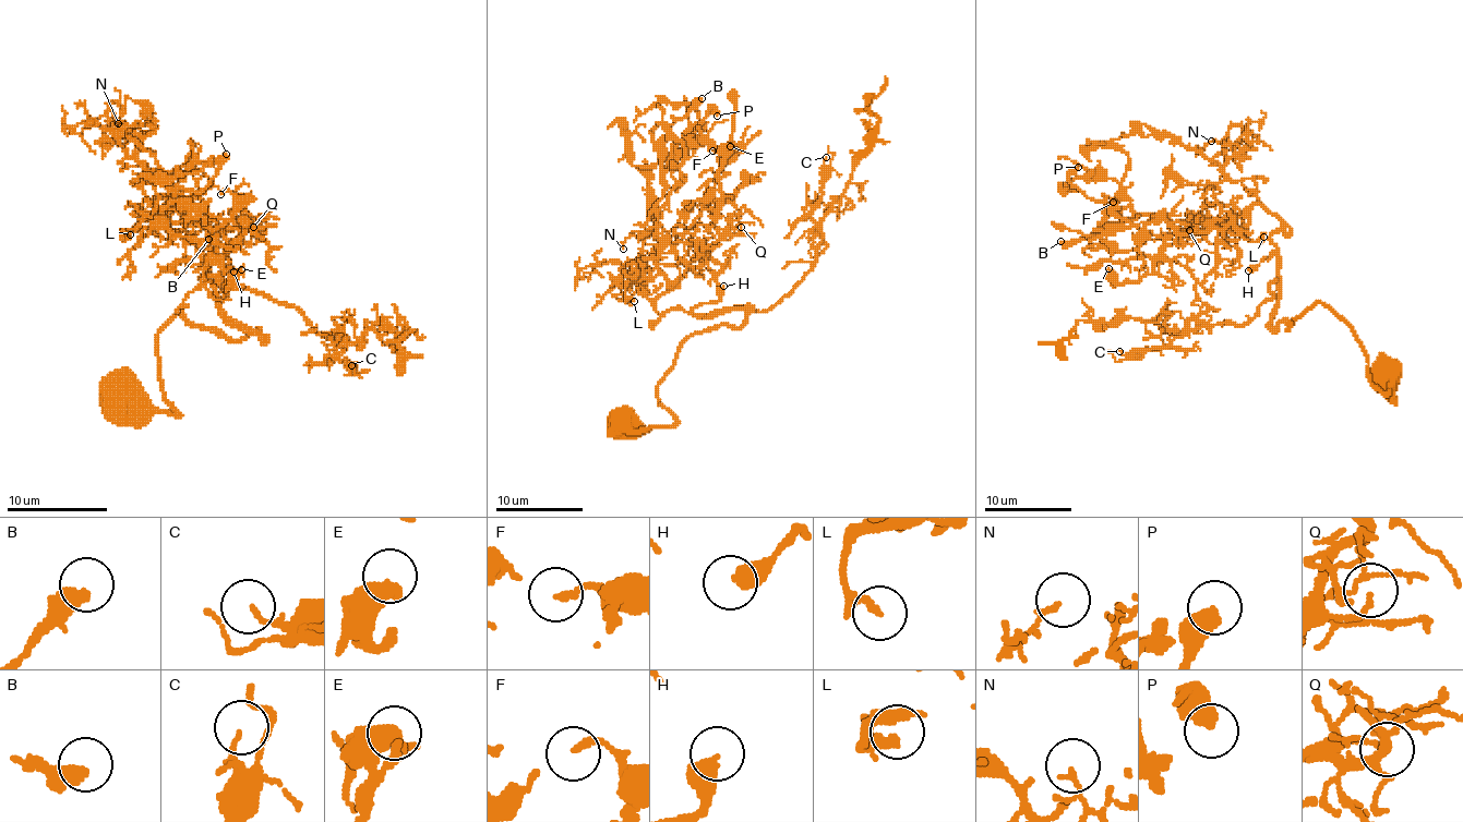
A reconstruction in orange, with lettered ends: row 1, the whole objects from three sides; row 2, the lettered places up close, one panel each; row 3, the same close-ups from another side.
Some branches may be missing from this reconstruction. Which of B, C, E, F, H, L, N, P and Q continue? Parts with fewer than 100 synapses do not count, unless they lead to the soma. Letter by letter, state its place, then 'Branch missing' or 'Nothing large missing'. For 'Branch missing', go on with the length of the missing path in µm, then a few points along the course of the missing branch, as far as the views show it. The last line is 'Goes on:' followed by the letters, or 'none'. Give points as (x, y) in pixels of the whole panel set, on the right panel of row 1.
B: Place: (1060, 241). Nothing large missing
C: Place: (1119, 351). Nothing large missing
E: Place: (1108, 268). Nothing large missing
F: Place: (1113, 202). Nothing large missing
H: Place: (1248, 270). Branch missing. Missing length about 45 µm. Course of what is missing: (1248, 270), (1231, 294), (1143, 318), (1143, 340), (1080, 327), (1050, 305), (1026, 314), (1017, 327), (1026, 316)
L: Place: (1263, 237). Nothing large missing
N: Place: (1211, 141). Nothing large missing
P: Place: (1078, 167). Nothing large missing
Q: Place: (1189, 230). Nothing large missing
Goes on: H

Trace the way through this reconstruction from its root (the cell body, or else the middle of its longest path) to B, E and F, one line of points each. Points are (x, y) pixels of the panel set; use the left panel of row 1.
B: (122, 395), (178, 412), (158, 335), (180, 310), (259, 337), (155, 198), (158, 224), (208, 239)
E: (122, 395), (178, 412), (180, 310), (259, 337), (155, 198), (228, 227), (213, 260), (241, 269)
F: (122, 395), (178, 412), (158, 335), (180, 310), (259, 337), (155, 206), (213, 234), (236, 212), (220, 194)

